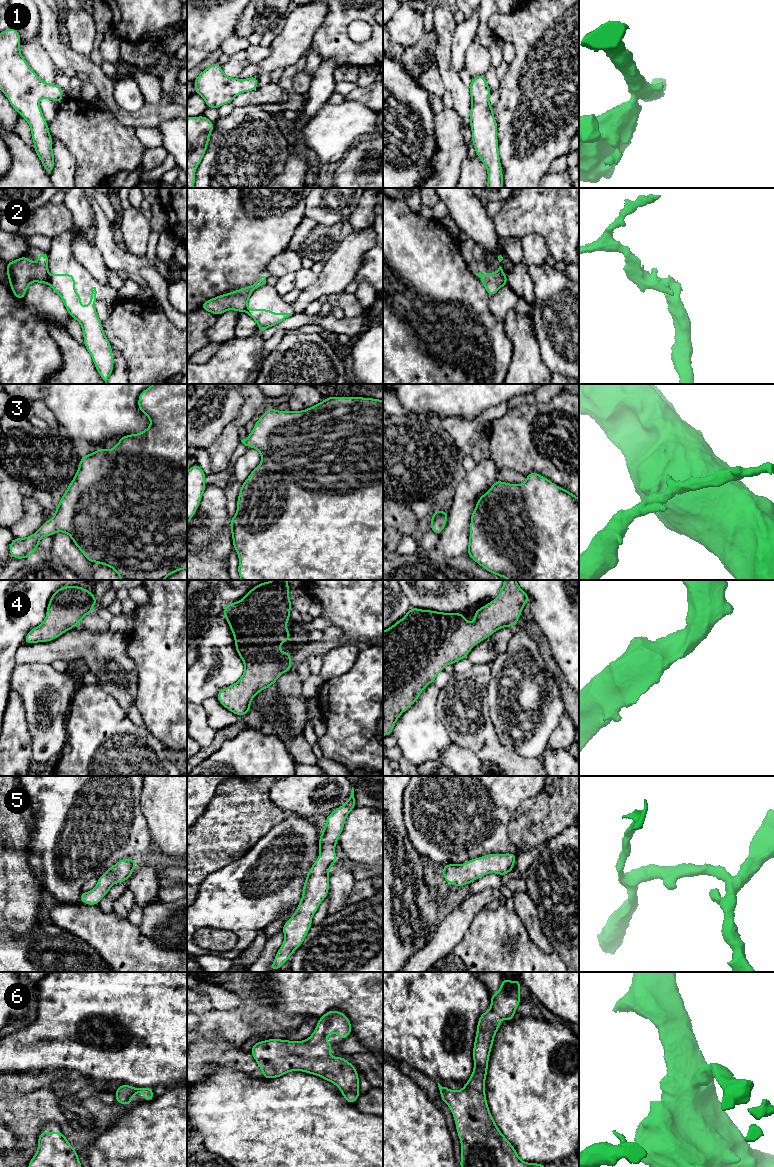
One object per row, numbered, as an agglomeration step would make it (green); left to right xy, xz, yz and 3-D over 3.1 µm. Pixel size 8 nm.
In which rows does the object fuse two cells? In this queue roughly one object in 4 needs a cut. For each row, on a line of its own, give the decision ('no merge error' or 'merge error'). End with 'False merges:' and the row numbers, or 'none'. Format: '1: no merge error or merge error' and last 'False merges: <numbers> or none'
1: no merge error
2: merge error
3: no merge error
4: no merge error
5: no merge error
6: no merge error
False merges: 2

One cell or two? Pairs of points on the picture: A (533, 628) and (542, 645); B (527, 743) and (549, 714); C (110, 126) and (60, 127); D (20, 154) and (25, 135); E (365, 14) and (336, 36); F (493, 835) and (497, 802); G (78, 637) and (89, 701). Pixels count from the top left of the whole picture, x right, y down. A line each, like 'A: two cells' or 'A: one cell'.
A: one cell
B: one cell
C: one cell
D: two cells
E: one cell
F: one cell
G: two cells

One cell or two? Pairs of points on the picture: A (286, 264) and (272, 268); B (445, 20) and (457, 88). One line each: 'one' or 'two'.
A: one
B: one

